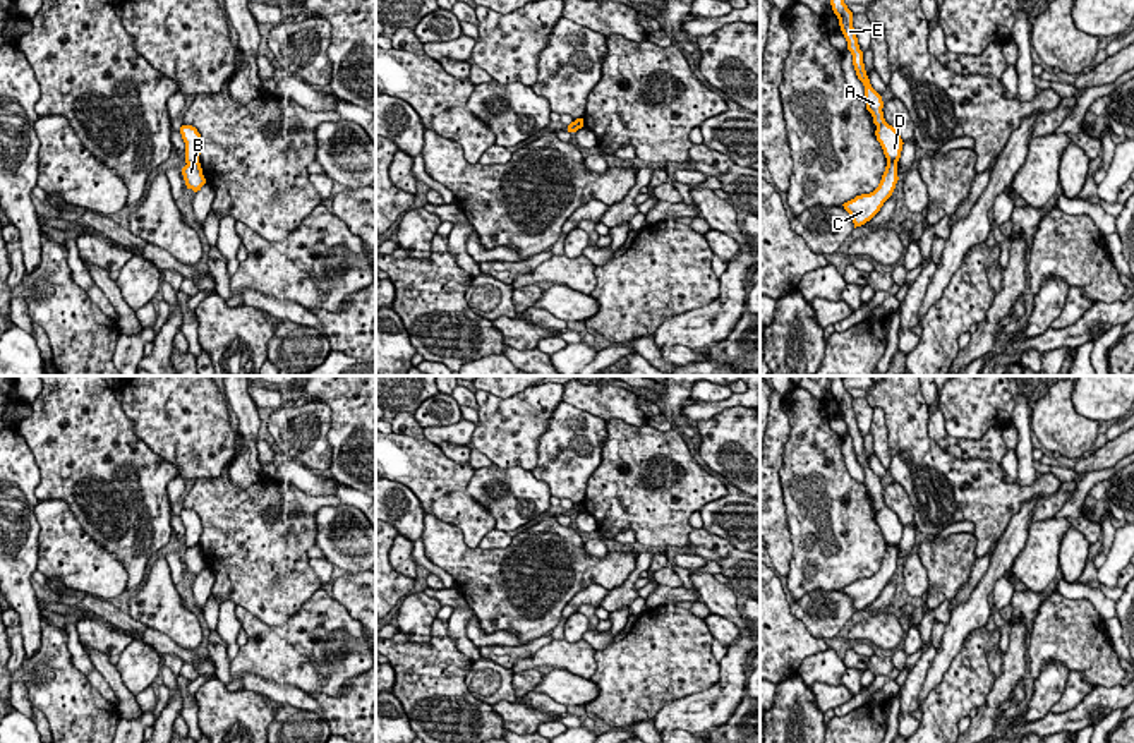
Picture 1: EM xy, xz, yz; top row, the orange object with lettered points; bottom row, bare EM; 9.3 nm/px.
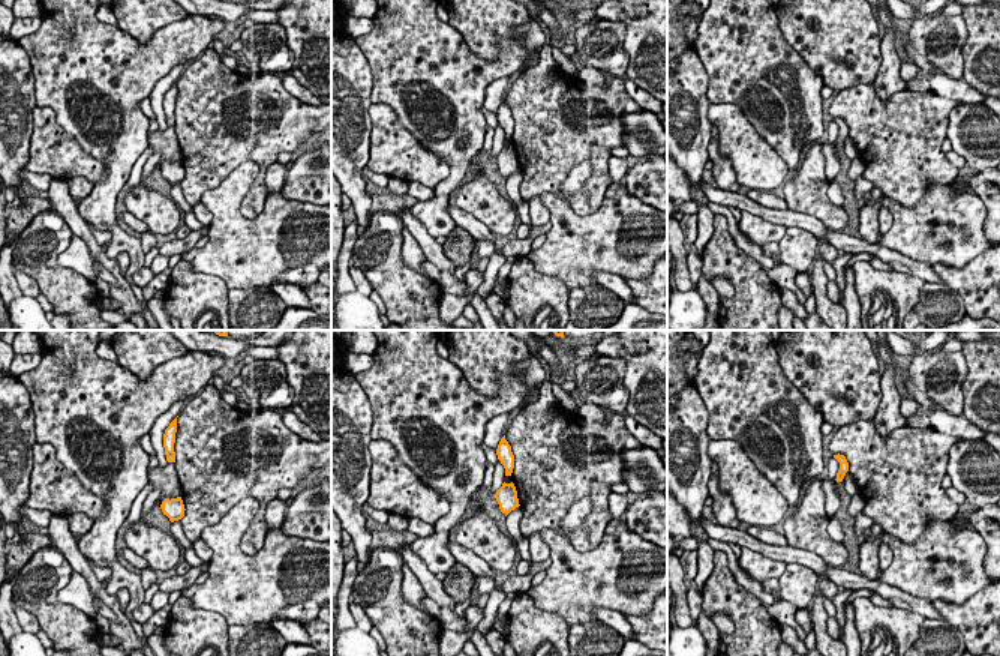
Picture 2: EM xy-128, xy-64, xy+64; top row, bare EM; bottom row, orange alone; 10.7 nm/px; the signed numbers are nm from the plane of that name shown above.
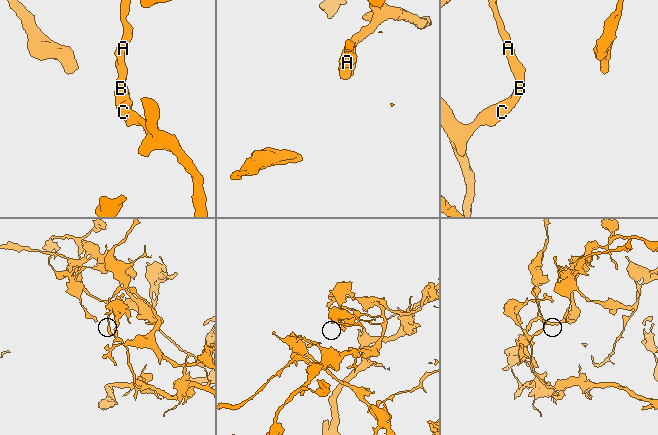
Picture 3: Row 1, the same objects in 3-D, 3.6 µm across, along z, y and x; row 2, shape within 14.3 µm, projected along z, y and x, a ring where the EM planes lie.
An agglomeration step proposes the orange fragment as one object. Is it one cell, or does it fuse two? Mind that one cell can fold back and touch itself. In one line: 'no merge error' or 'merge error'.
merge error

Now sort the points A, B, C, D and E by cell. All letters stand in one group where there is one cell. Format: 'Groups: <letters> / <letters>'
Groups: A D E / B C

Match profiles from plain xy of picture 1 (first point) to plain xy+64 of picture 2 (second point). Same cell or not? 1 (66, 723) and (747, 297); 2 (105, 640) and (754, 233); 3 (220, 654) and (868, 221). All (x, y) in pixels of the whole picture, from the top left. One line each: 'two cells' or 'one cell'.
1: one cell
2: one cell
3: one cell

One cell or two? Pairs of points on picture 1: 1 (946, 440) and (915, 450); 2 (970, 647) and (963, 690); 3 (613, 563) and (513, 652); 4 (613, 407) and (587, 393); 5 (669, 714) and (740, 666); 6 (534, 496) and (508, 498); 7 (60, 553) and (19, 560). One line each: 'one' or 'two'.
1: two
2: one
3: two
4: one
5: one
6: one
7: two

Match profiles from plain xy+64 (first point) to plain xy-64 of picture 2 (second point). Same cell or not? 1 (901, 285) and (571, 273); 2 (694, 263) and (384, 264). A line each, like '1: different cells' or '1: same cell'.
1: different cells
2: different cells

